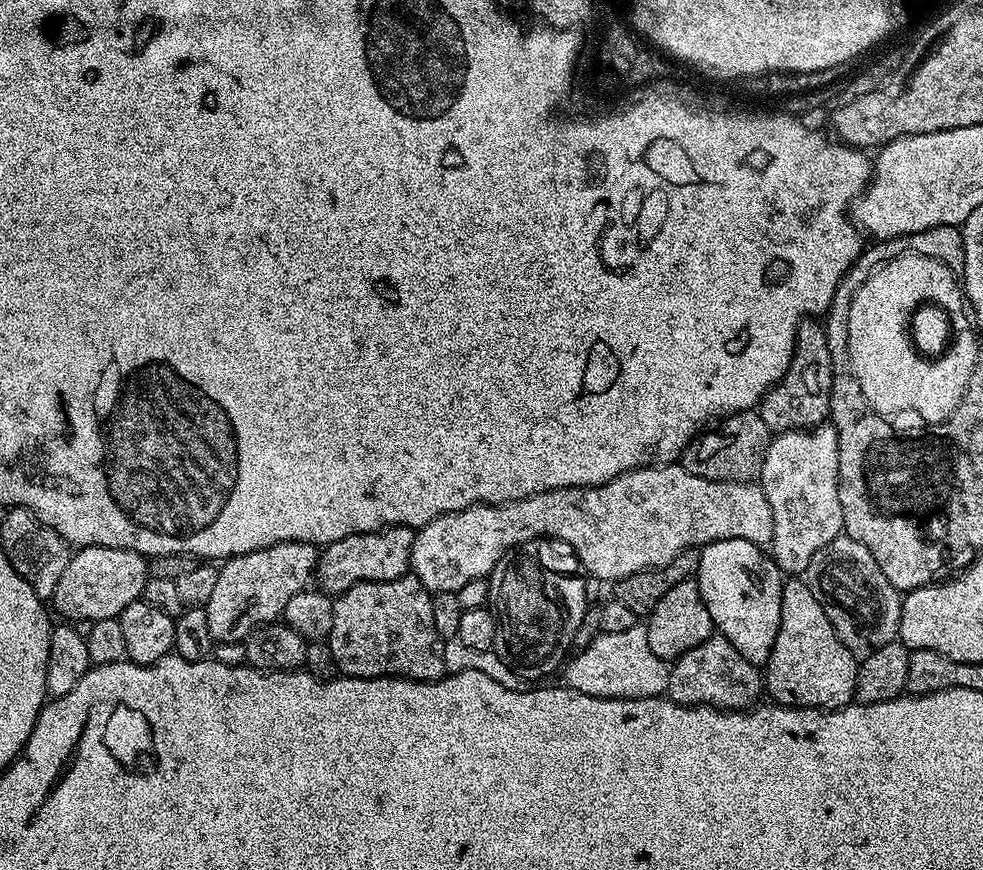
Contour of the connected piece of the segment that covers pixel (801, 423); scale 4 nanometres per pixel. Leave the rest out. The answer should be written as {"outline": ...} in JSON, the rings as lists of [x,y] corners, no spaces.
{"outline":[[[816,318],[801,319],[790,366],[779,382],[761,398],[758,411],[769,432],[803,432],[829,419],[832,410],[832,362],[828,333]]]}

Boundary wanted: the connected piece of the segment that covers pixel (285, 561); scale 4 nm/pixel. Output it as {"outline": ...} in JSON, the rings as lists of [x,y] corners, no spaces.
{"outline":[[[293,540],[223,561],[210,602],[203,607],[213,641],[242,642],[254,629],[279,621],[290,598],[309,587],[308,579],[313,579],[317,563],[317,545]]]}

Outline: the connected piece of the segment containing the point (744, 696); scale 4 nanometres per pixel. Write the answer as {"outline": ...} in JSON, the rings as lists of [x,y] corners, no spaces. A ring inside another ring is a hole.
{"outline":[[[719,634],[706,638],[706,642],[702,642],[702,646],[694,646],[694,650],[686,650],[686,654],[671,661],[670,669],[667,695],[675,704],[718,708],[722,712],[743,712],[759,701],[756,699],[766,688],[761,669],[746,662],[746,658],[730,646],[728,639]]]}

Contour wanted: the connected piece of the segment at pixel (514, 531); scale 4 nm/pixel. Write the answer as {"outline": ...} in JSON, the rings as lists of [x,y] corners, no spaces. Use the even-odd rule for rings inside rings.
{"outline":[[[679,463],[661,464],[635,468],[633,472],[615,476],[610,482],[593,488],[555,488],[509,504],[476,504],[473,508],[434,518],[416,532],[414,546],[410,550],[410,572],[420,579],[424,589],[430,593],[459,594],[466,582],[491,576],[494,566],[498,566],[500,559],[511,548],[527,540],[551,538],[561,545],[569,544],[576,551],[580,559],[579,567],[589,577],[592,575],[600,580],[615,582],[625,580],[635,572],[662,570],[688,548],[699,549],[705,544],[730,538],[742,538],[751,544],[768,546],[772,543],[773,534],[774,514],[759,483],[714,482],[690,474]]]}

